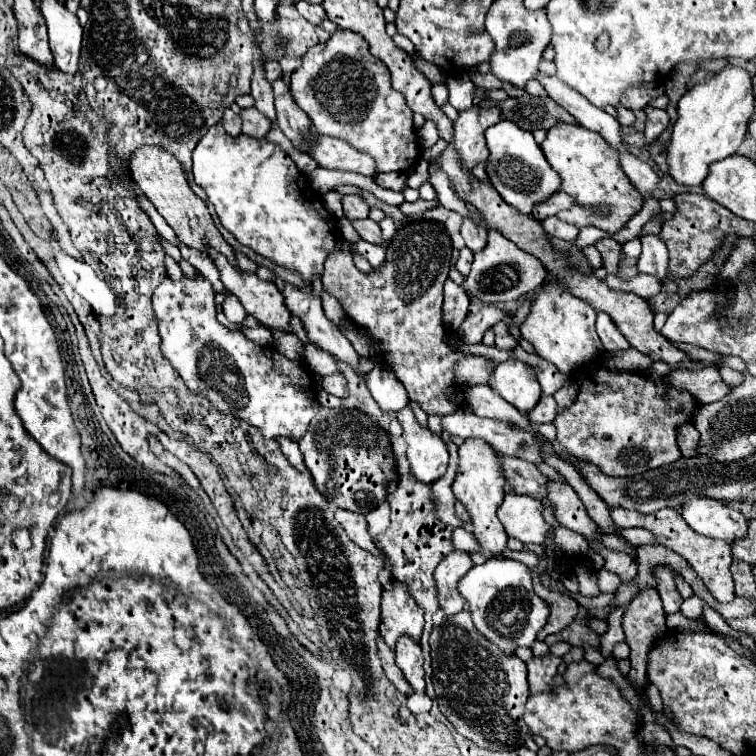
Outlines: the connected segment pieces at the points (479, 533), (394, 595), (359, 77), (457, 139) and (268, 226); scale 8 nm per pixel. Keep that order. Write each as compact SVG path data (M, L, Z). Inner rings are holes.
M470 438L458 448L458 454L460 454L460 466L458 466L458 476L452 484L452 492L456 500L464 504L466 512L472 518L472 526L474 526L472 534L480 546L480 552L486 558L506 558L504 550L508 548L508 536L496 516L498 506L502 506L504 500L506 482L502 482L502 474L498 474L498 462L494 462L496 452L484 442Z
M392 584L390 590L384 590L380 634L390 646L390 650L396 648L396 642L402 636L410 636L414 642L418 642L422 630L422 610L418 610L418 604L410 598L410 594L406 594L406 586Z
M350 30L334 32L328 42L310 48L302 58L300 68L290 78L290 92L296 104L308 114L316 132L336 136L370 154L376 162L376 172L410 172L416 166L420 158L420 146L412 124L412 110L402 94L392 88L388 68L370 54L366 40L360 34Z
M472 106L470 110L464 110L460 112L458 120L454 122L454 140L446 146L446 150L436 158L432 160L432 164L436 164L442 172L448 174L450 178L450 184L456 192L456 196L466 204L468 210L472 213L478 212L470 202L466 202L466 196L470 194L472 190L472 184L470 184L470 174L472 174L472 168L486 162L488 160L488 148L486 148L486 140L484 140L484 132L486 128L494 126L500 122L500 114L498 110L482 110L480 106Z
M216 124L198 142L192 162L196 184L204 188L220 222L238 242L300 272L308 284L314 274L322 274L326 256L334 248L338 226L334 216L326 212L322 196L308 182L304 190L304 174L296 170L280 146L244 134L230 136Z

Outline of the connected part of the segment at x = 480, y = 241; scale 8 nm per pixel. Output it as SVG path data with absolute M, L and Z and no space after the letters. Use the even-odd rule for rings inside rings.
M464 218L460 234L466 240L466 248L470 248L472 252L480 252L486 246L486 234L488 234L488 230L482 228L482 226L474 226L474 222L468 220L468 218Z

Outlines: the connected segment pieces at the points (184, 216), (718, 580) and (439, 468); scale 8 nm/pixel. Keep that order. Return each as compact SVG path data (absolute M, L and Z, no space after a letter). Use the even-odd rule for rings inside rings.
M140 146L130 156L128 168L130 168L130 176L132 176L134 184L136 184L136 188L140 192L144 192L146 198L156 206L156 210L172 226L172 230L176 232L176 236L180 238L180 242L184 242L186 246L204 250L202 240L206 240L214 250L222 252L232 264L236 264L234 252L226 244L226 240L222 238L222 234L218 232L218 228L214 226L214 220L212 220L206 204L192 192L192 188L188 186L186 172L184 172L182 164L168 150L164 150L160 146Z
M610 508L610 518L612 522L618 526L618 528L634 528L638 524L644 524L642 528L650 530L658 544L674 550L676 554L680 554L682 558L688 560L688 564L698 572L698 576L702 578L702 582L706 584L706 588L710 590L710 594L718 600L718 602L730 602L734 600L734 580L732 580L732 572L730 572L730 566L732 566L732 544L724 542L724 540L710 540L702 534L696 534L686 522L684 518L672 510L672 508L662 508L658 512L652 512L652 514L642 514L638 510L626 510L626 508Z
M408 406L398 412L398 422L404 428L402 436L408 444L406 458L410 462L410 474L424 484L432 484L442 478L448 468L448 450L440 436L420 428Z

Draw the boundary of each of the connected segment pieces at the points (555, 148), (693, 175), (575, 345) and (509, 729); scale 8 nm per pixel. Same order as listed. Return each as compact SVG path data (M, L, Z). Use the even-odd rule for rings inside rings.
M558 124L548 130L548 136L540 148L550 166L562 178L560 190L576 200L572 208L558 212L556 218L576 226L578 230L584 226L596 226L600 230L616 234L632 216L642 210L642 196L638 194L638 190L634 190L634 186L630 186L630 180L626 178L626 174L622 174L622 168L618 166L618 154L614 154L614 148L604 142L600 134L590 132L578 124ZM596 204L610 206L612 214L608 218L594 218L590 212L584 210L584 206Z
M728 64L712 78L706 78L704 82L692 86L678 102L678 120L674 124L672 140L668 146L670 176L684 186L700 186L712 162L724 160L738 150L752 114L752 76L740 66Z
M546 284L536 294L534 306L526 322L520 326L520 332L522 338L534 346L538 356L554 364L562 374L570 376L604 352L604 346L594 328L594 320L596 320L596 312L592 306L586 306L586 302L574 298L572 294L564 292L554 284Z
M466 610L432 630L430 648L436 700L440 712L454 724L456 732L492 752L524 746L530 738L530 730L522 718L530 696L526 664L518 656L506 658L498 646L490 646L470 622Z

